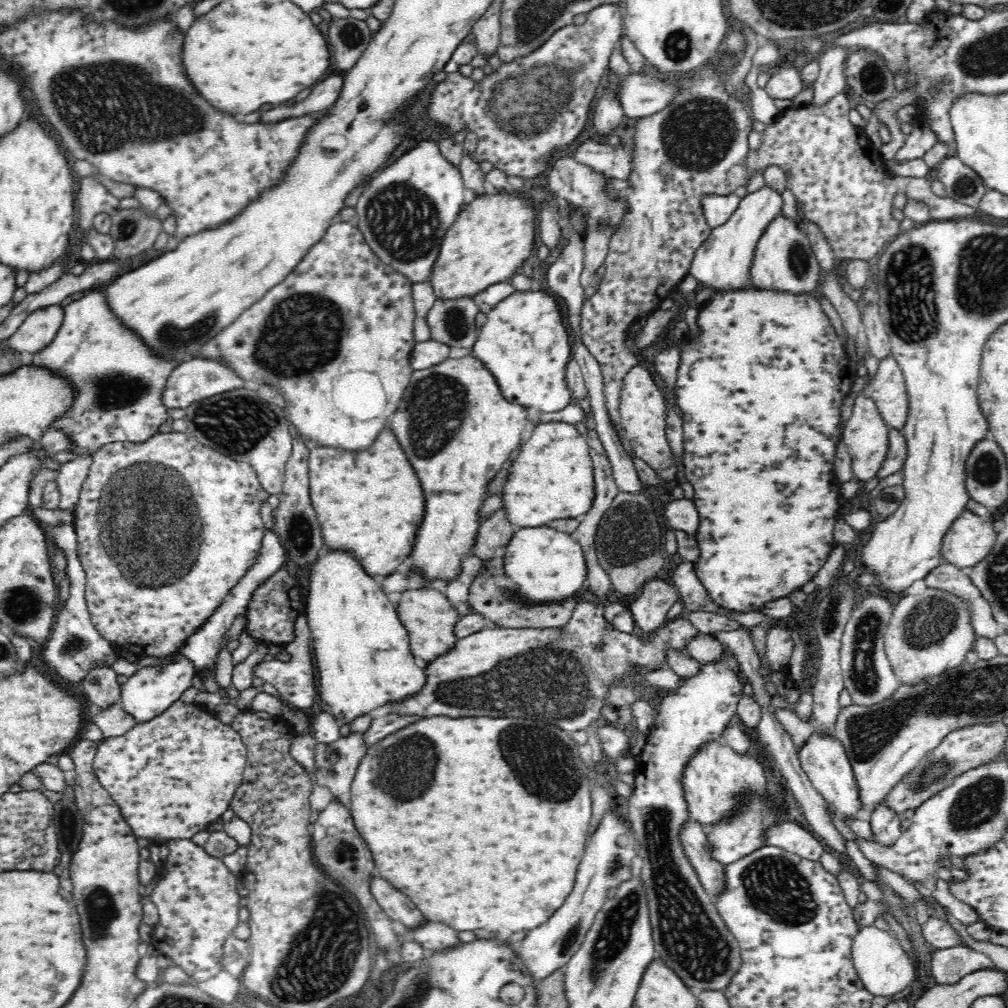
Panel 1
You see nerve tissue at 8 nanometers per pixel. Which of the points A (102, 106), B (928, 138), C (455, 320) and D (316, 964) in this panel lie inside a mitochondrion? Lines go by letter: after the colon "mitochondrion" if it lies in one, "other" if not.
A: mitochondrion
B: other
C: mitochondrion
D: mitochondrion

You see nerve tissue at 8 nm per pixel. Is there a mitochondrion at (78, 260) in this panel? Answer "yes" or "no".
no

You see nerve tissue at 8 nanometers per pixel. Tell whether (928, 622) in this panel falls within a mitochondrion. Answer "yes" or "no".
yes

